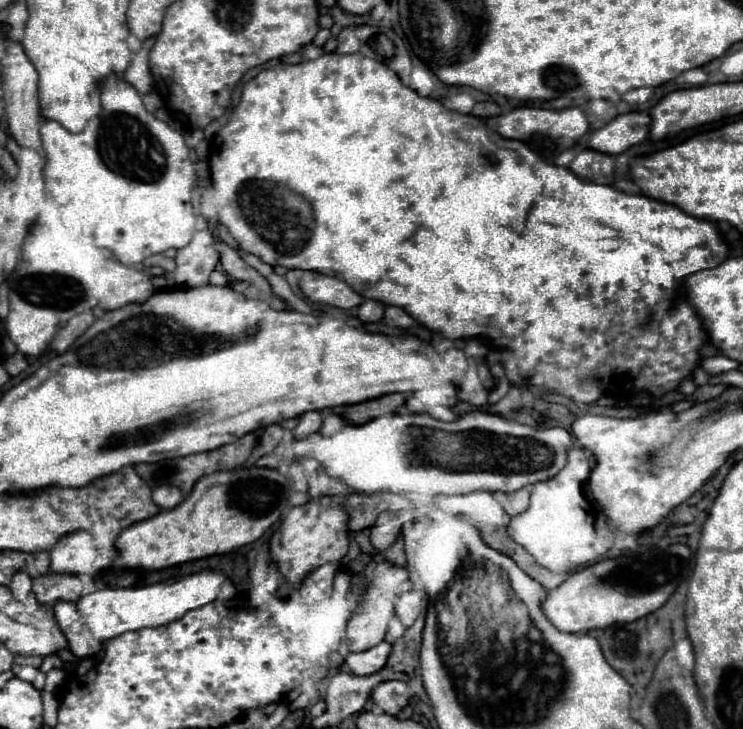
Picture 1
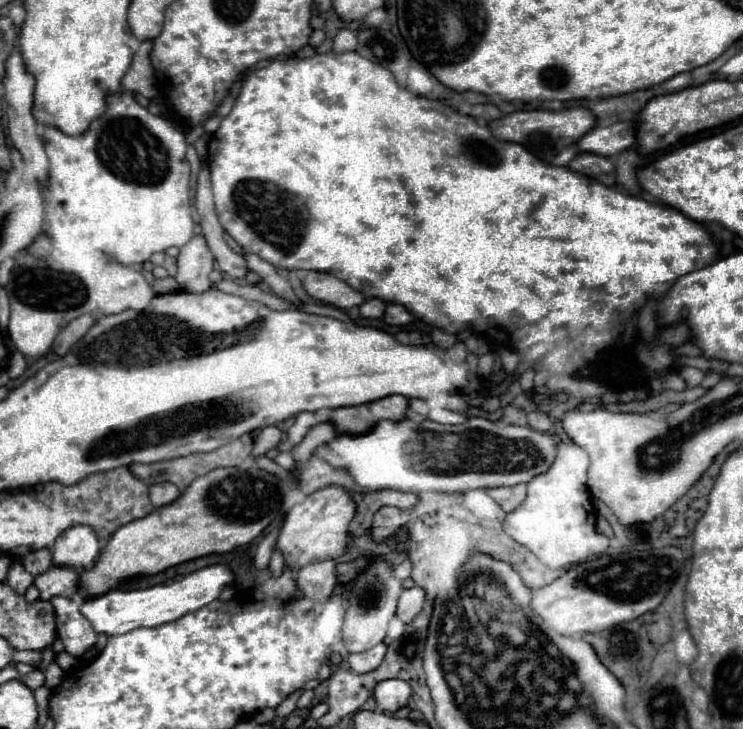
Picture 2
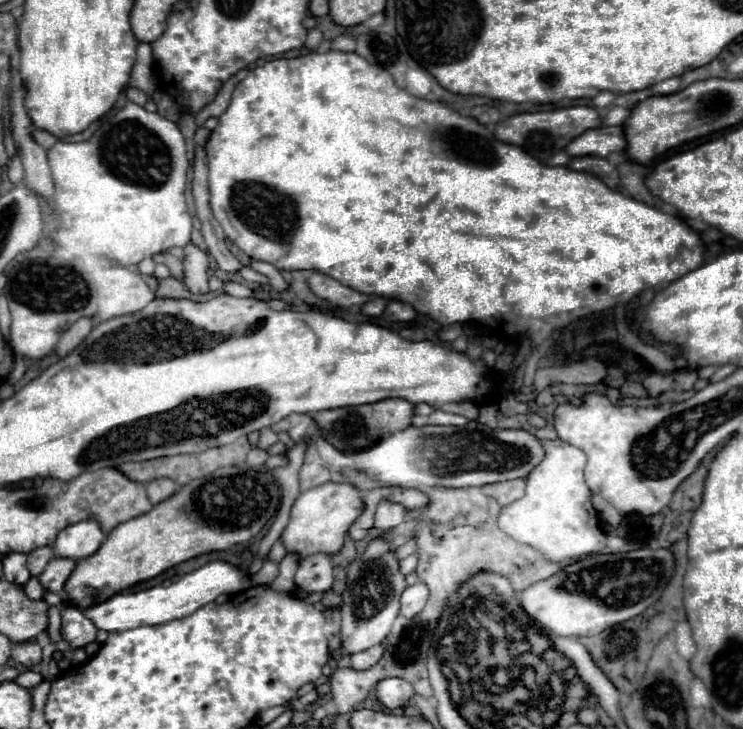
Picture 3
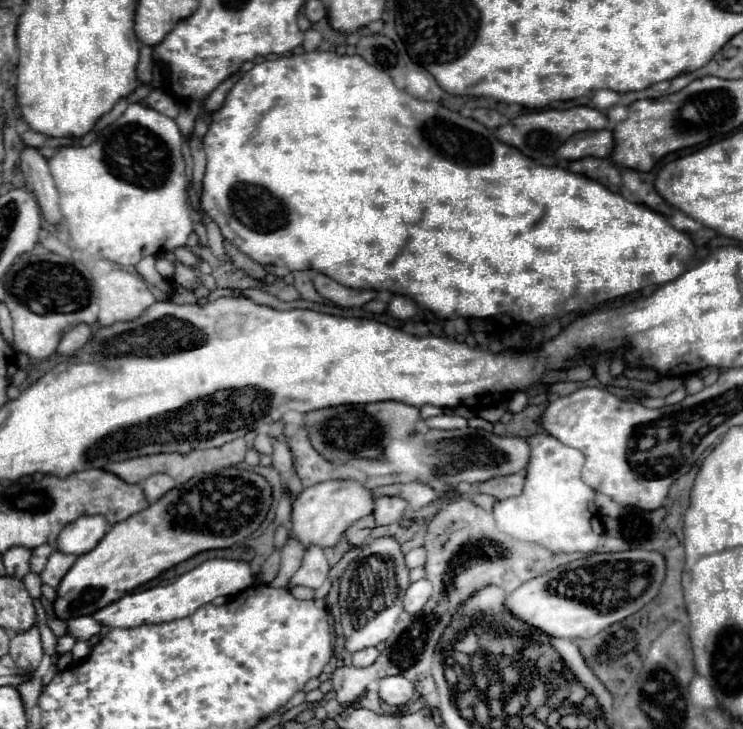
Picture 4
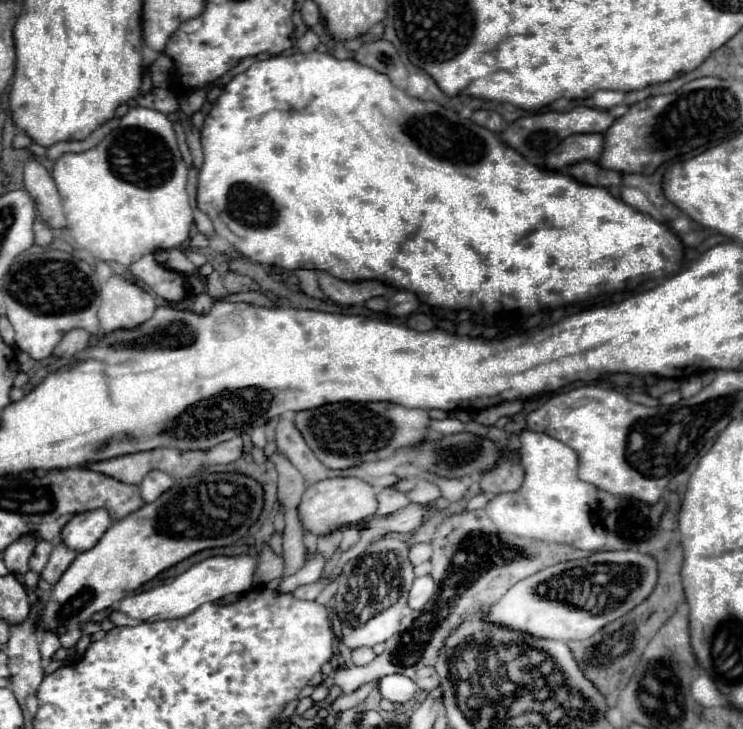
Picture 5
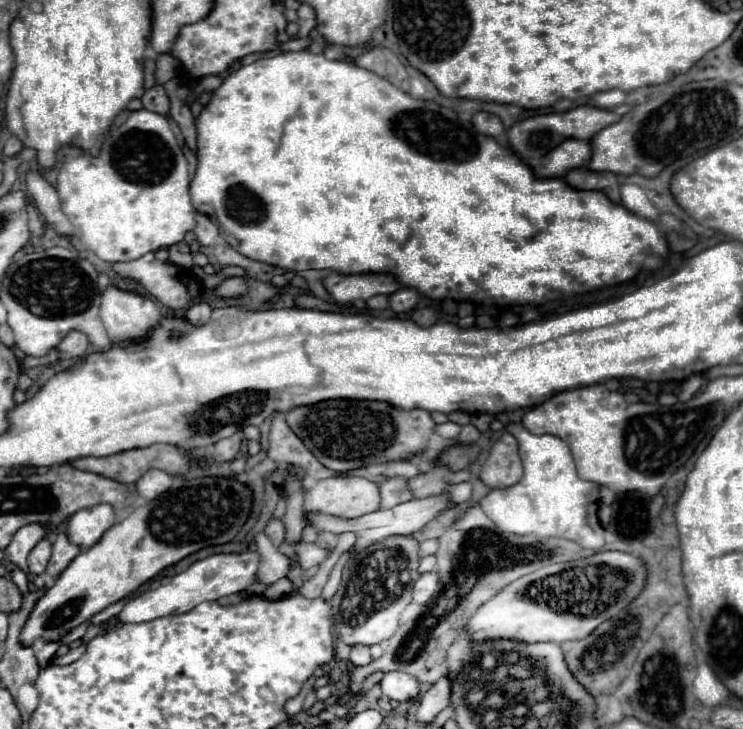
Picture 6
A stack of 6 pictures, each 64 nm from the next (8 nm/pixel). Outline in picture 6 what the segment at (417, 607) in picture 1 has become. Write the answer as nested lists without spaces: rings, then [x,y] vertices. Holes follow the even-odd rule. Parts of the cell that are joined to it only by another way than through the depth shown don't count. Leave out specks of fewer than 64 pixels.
[[[428,572],[428,574],[422,574],[416,582],[414,582],[414,602],[418,604],[426,604],[430,598],[434,598],[438,592],[440,592],[440,582],[438,582],[438,576],[434,572]]]

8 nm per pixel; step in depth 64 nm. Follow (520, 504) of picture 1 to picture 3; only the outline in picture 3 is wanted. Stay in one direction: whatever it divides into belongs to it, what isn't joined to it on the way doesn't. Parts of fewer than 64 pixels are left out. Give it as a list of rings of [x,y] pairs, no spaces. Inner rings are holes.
[[[524,480],[490,484],[490,486],[484,486],[482,492],[484,492],[486,496],[494,498],[500,506],[508,506],[508,504],[516,502],[518,498],[522,498],[522,494],[524,494]]]

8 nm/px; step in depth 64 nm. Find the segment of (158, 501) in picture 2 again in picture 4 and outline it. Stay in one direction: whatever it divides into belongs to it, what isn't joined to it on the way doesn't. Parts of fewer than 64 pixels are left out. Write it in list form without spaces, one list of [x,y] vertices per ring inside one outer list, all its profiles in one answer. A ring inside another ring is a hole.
[[[154,474],[154,476],[146,478],[146,482],[142,482],[142,488],[144,488],[144,494],[146,494],[148,502],[154,504],[166,492],[170,492],[172,488],[176,488],[176,482],[170,476],[166,476],[166,474]]]

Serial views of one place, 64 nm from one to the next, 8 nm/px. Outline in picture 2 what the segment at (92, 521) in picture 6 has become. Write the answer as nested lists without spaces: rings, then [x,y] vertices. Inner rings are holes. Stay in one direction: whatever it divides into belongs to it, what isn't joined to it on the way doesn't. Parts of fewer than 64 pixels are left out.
[[[74,526],[58,536],[50,552],[54,566],[72,566],[76,570],[90,570],[94,568],[100,550],[102,544],[90,526]]]

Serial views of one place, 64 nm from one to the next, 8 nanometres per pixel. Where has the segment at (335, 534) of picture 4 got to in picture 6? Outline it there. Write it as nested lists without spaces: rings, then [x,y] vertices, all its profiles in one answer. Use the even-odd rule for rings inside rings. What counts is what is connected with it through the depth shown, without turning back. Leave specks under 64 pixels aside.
[[[358,476],[320,480],[304,496],[304,514],[322,512],[336,518],[360,518],[380,508],[378,486]]]

